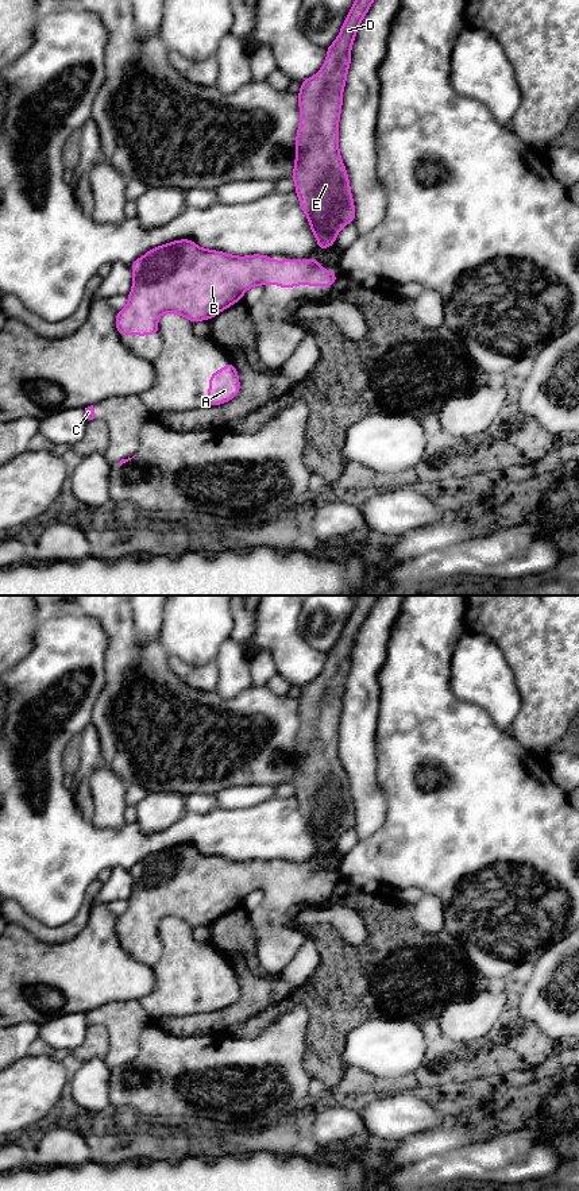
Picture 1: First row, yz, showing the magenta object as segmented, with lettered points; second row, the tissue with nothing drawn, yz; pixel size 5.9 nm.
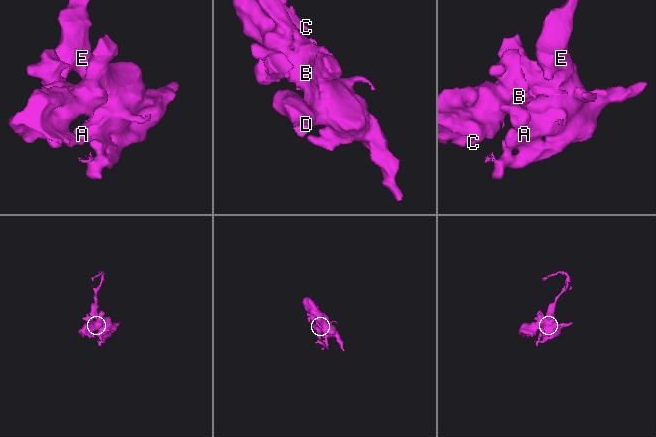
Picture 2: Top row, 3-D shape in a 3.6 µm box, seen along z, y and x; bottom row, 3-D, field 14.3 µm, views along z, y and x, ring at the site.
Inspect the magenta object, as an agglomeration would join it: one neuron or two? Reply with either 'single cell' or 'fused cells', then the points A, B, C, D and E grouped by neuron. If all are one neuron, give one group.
single cell; groups A B C D E

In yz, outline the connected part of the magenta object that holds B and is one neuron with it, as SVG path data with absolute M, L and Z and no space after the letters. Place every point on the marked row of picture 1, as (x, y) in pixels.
M192 239L154 247L131 265L132 289L127 305L116 312L116 331L158 335L162 313L180 313L197 323L242 301L252 286L333 286L337 280L336 273L319 265L316 255L309 261L271 261L271 257L275 255L238 257L201 248Z

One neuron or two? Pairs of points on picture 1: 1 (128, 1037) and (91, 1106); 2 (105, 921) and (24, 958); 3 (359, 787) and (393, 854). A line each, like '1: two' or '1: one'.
1: two
2: one
3: two

